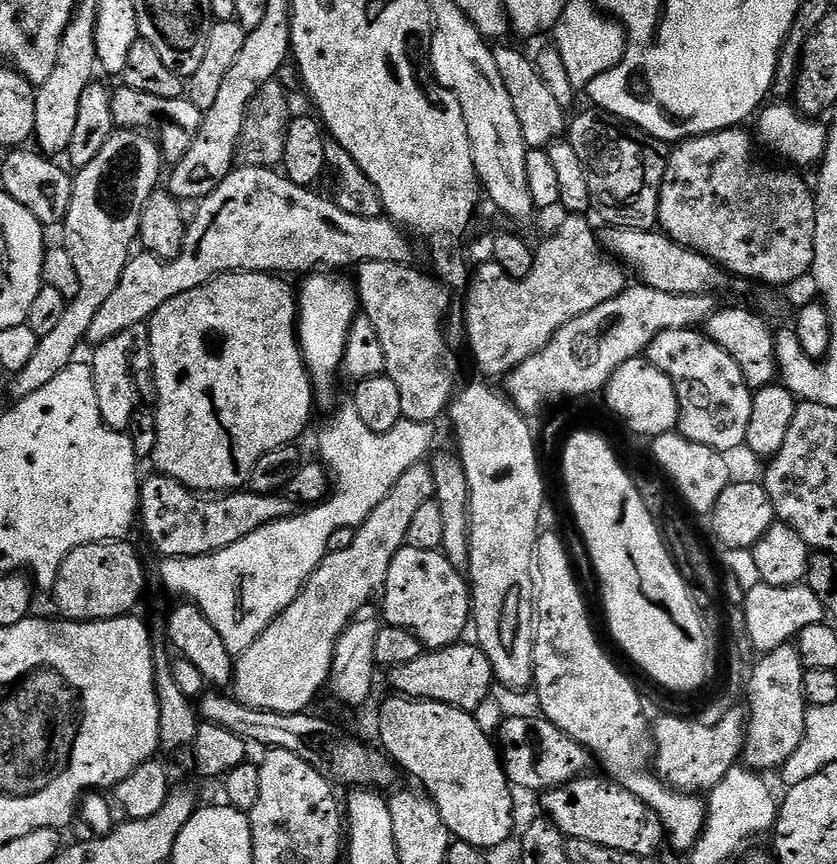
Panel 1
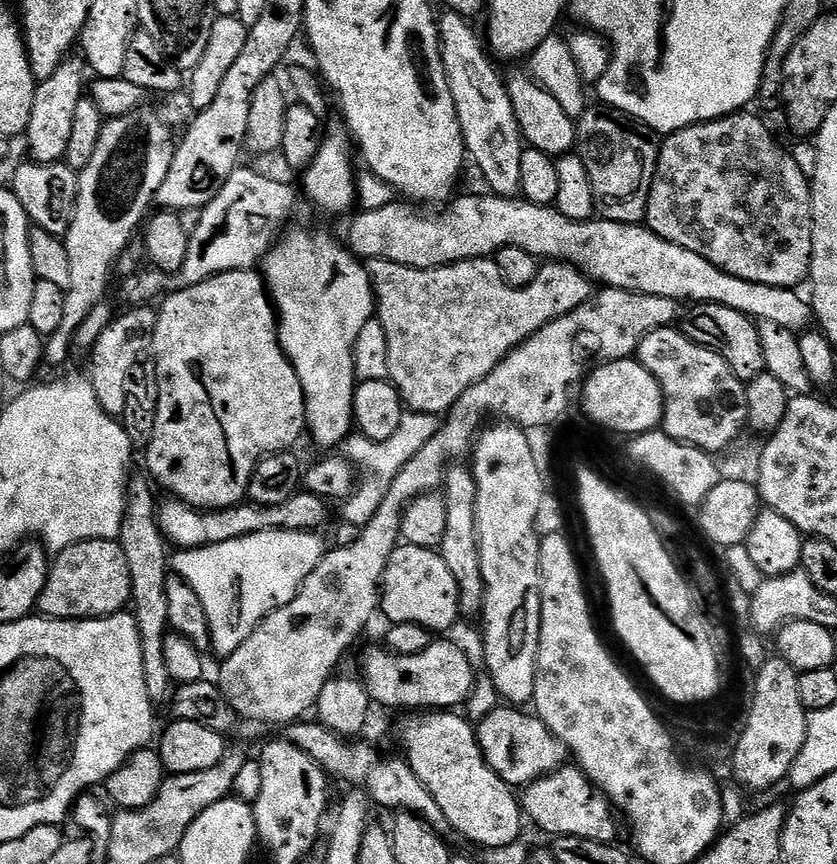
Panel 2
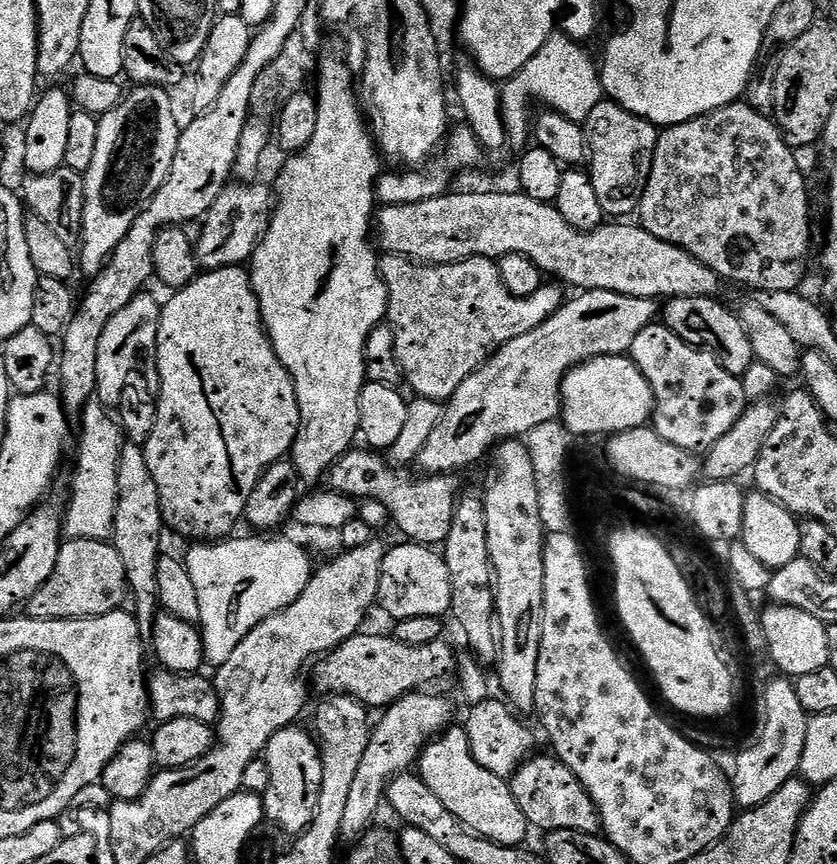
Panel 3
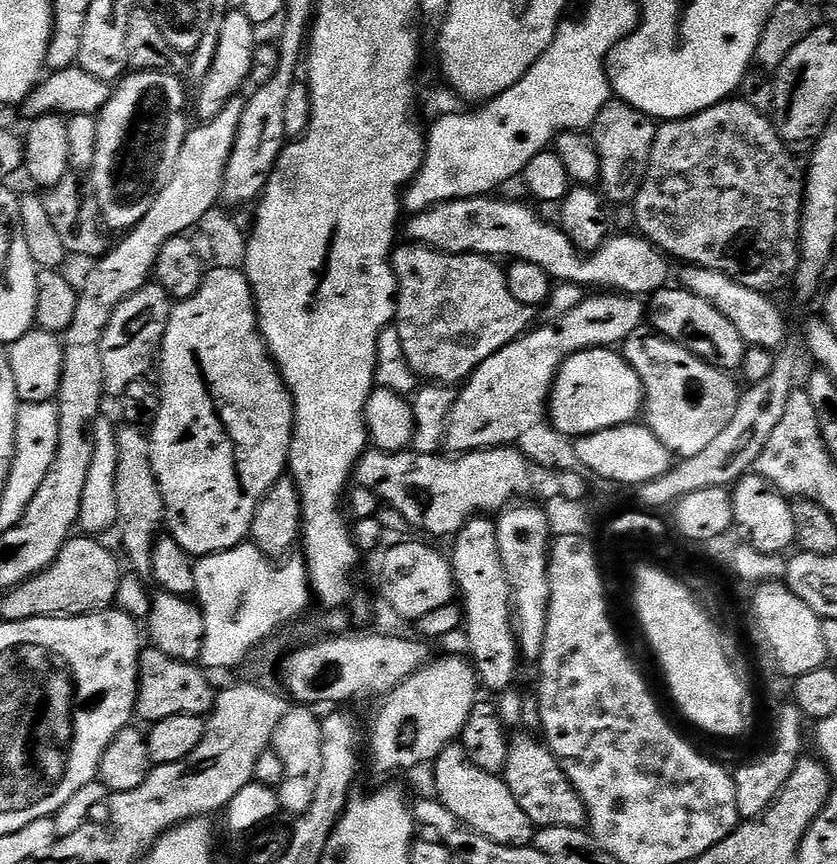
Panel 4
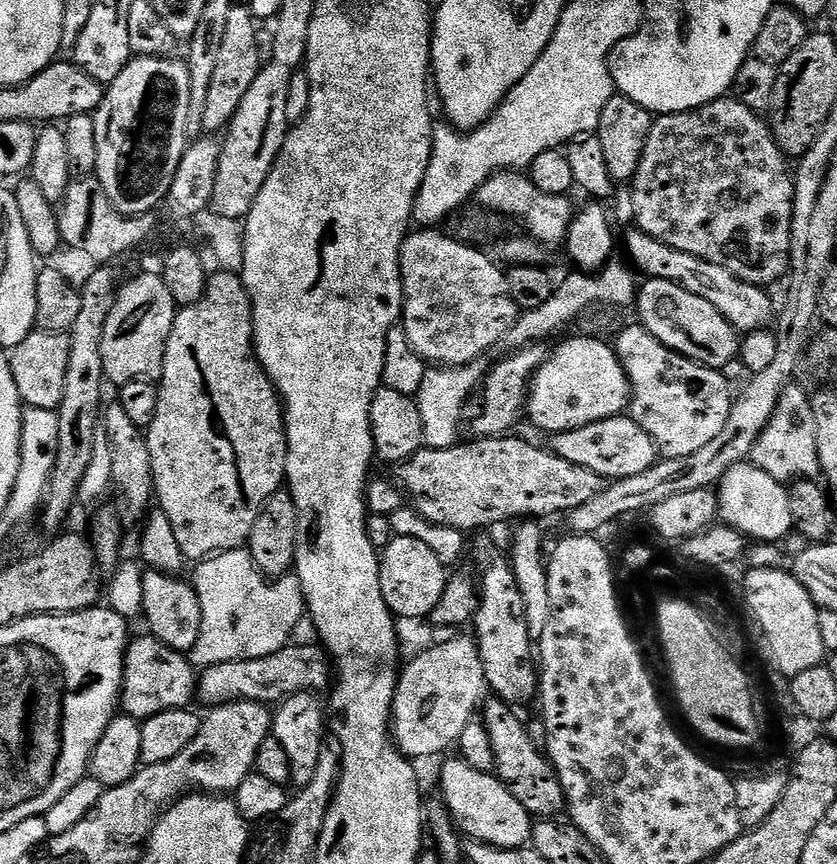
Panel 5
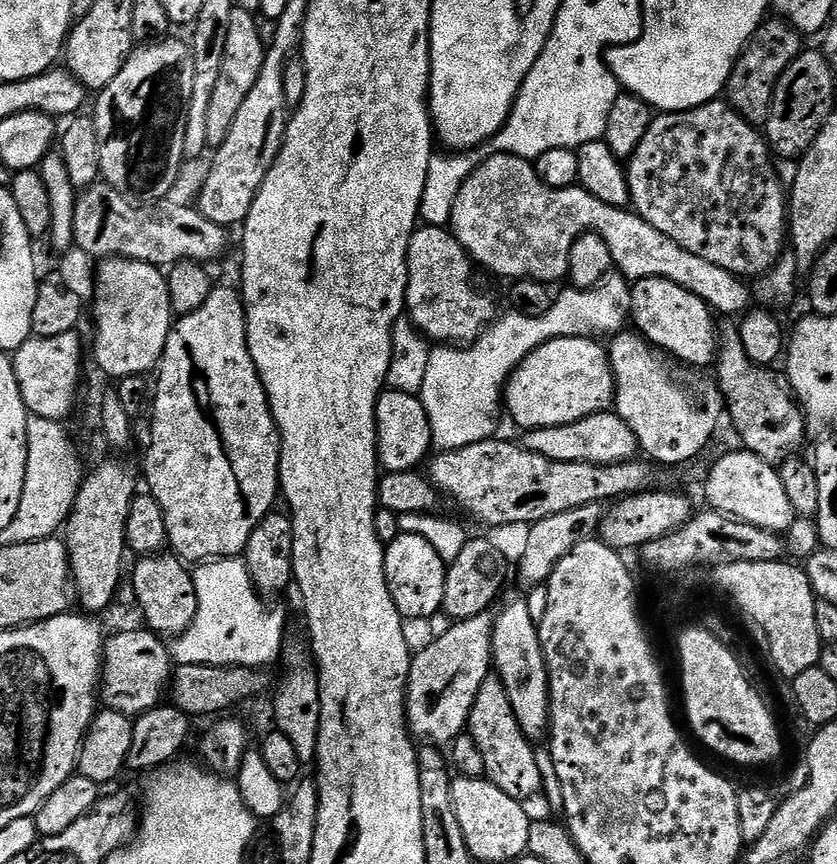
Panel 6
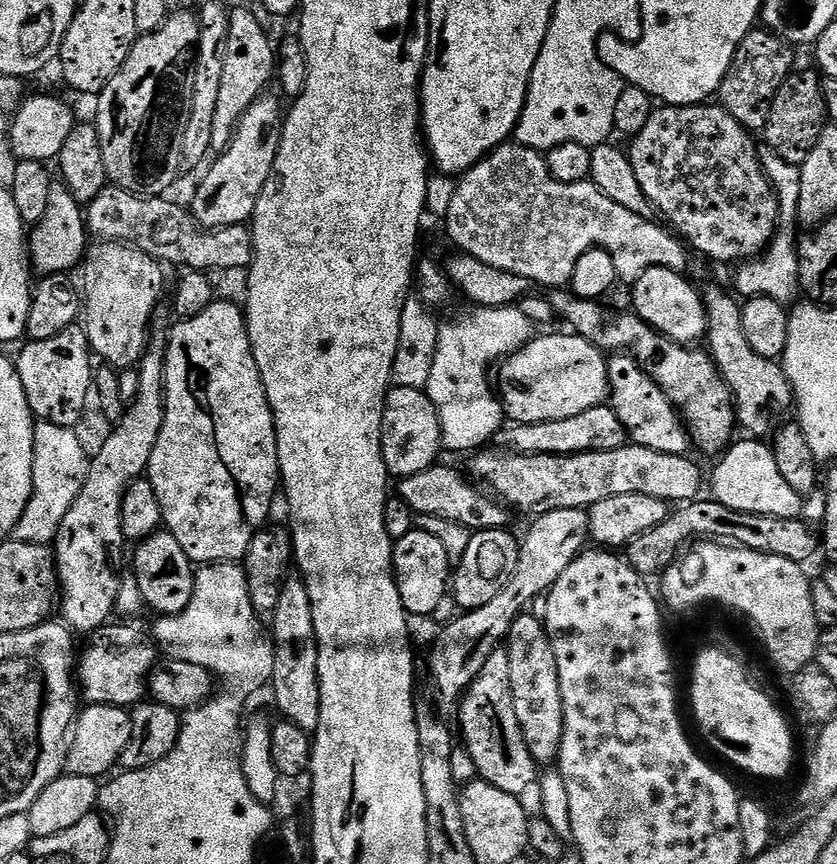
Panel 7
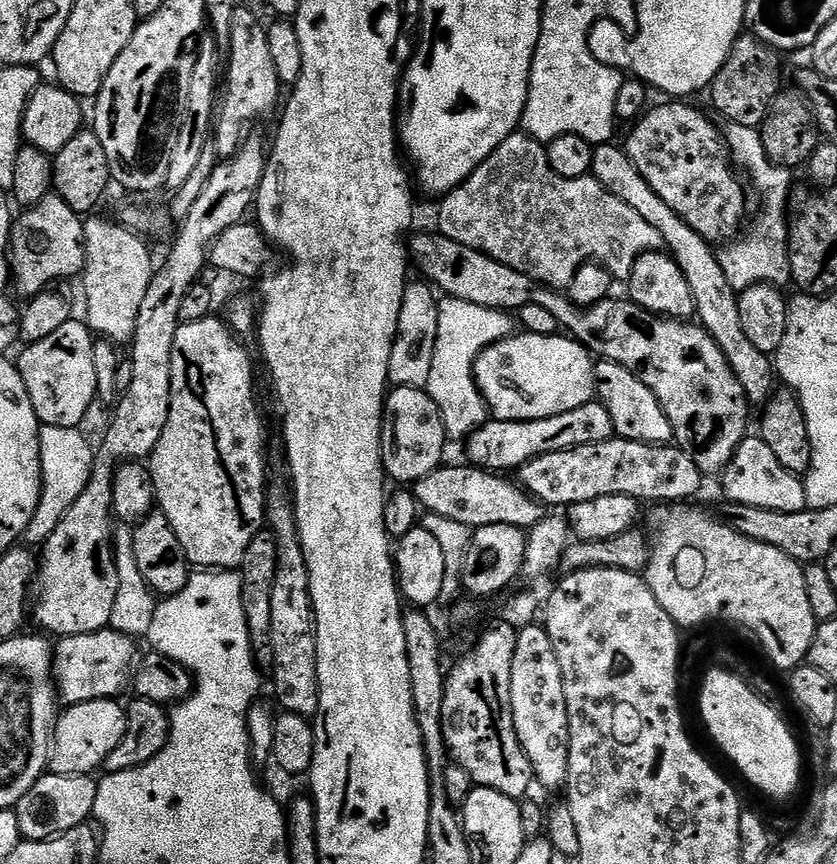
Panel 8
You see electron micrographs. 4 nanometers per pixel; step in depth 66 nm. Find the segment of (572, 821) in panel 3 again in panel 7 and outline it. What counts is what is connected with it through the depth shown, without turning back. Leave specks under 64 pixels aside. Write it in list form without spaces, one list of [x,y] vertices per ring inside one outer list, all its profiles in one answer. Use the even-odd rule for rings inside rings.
[[[497,650],[490,654],[486,666],[474,678],[467,692],[460,698],[458,717],[460,716],[460,732],[464,735],[463,747],[468,749],[470,758],[474,758],[474,766],[478,766],[478,777],[490,786],[498,786],[506,794],[517,798],[523,797],[528,787],[535,785],[538,780],[538,765],[530,754],[526,742],[522,738],[522,730],[518,726],[518,714],[514,714],[514,698],[510,686],[510,658],[507,651]]]

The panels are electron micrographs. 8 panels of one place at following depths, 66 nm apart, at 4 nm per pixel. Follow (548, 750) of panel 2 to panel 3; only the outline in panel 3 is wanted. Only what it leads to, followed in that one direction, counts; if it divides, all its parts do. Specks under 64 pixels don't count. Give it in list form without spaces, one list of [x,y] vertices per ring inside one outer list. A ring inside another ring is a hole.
[[[489,698],[478,702],[478,706],[468,708],[468,717],[462,721],[466,738],[470,742],[470,754],[474,754],[474,762],[482,766],[482,770],[490,770],[490,774],[498,774],[498,778],[511,781],[524,761],[533,755],[536,740],[532,732],[523,724],[521,717],[503,699]]]

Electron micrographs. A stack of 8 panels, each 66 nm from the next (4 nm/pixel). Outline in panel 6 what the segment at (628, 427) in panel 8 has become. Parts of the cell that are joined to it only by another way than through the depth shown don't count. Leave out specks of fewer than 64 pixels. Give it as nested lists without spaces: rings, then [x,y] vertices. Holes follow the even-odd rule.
[[[632,330],[617,332],[606,351],[616,383],[614,411],[630,430],[634,430],[639,451],[657,465],[690,463],[716,432],[720,412],[722,416],[719,387],[705,390],[704,408],[700,408],[699,402],[676,381],[675,374],[668,372],[665,357]]]

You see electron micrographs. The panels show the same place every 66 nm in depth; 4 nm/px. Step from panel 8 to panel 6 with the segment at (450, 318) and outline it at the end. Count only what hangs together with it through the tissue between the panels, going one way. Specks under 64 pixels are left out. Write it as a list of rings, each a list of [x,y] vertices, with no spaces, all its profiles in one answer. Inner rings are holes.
[[[610,271],[602,278],[602,282],[598,282],[592,288],[573,288],[571,286],[565,287],[564,293],[557,295],[552,301],[550,310],[546,310],[546,314],[538,314],[537,316],[527,316],[521,312],[514,312],[511,310],[505,311],[504,316],[501,315],[495,322],[489,323],[482,335],[473,340],[467,346],[436,346],[429,351],[428,361],[426,362],[426,378],[422,381],[422,390],[418,393],[422,406],[426,410],[426,418],[430,422],[430,430],[432,431],[432,447],[440,452],[449,452],[450,450],[462,450],[462,446],[470,446],[477,444],[483,440],[491,440],[497,435],[496,432],[496,411],[501,411],[502,408],[502,389],[508,382],[508,377],[511,376],[515,368],[517,368],[527,356],[534,350],[538,350],[538,346],[542,346],[551,340],[557,340],[559,336],[587,336],[589,338],[611,338],[617,332],[623,332],[629,327],[632,319],[632,284],[618,271]]]

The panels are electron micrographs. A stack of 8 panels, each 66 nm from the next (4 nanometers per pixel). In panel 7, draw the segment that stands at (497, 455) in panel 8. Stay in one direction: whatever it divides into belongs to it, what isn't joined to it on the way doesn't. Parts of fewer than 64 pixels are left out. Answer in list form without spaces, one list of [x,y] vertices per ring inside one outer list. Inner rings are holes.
[[[607,403],[594,410],[574,414],[574,418],[562,418],[558,422],[518,424],[503,429],[504,444],[516,454],[525,456],[573,456],[579,452],[618,450],[626,443],[626,433],[618,414]]]

